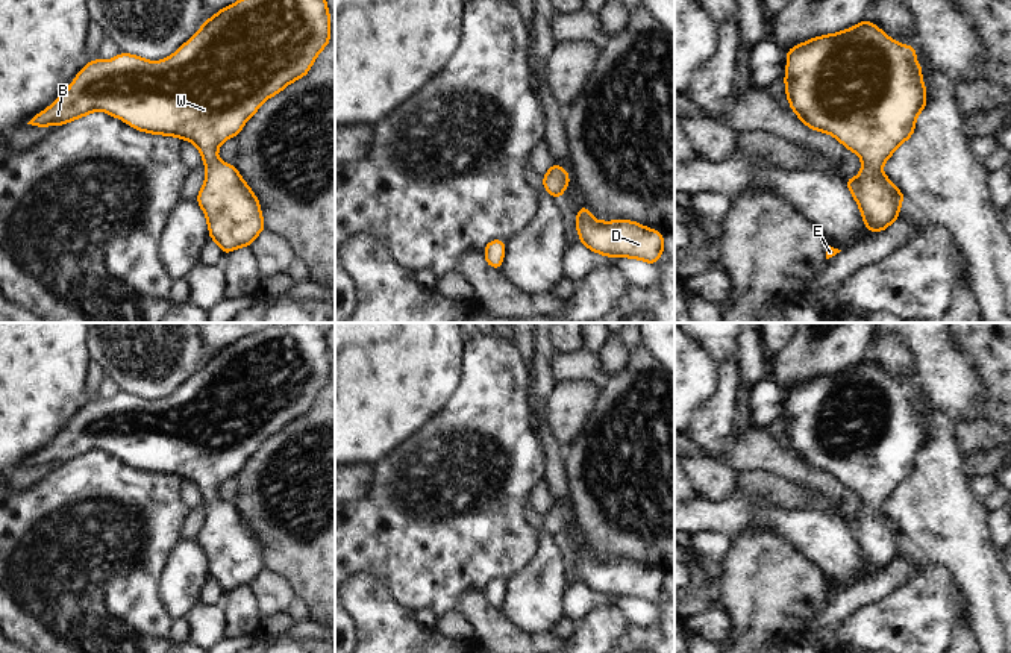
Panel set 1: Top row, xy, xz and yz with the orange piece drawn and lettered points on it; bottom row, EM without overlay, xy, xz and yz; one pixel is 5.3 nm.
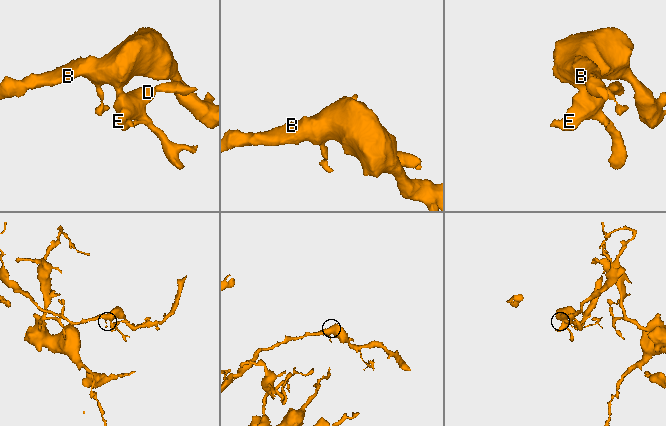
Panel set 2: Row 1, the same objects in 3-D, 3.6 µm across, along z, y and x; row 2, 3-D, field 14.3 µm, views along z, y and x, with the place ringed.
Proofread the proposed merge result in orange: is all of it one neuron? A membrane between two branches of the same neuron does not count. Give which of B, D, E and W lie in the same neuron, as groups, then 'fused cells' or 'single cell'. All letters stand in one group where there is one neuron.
B D E W | single cell

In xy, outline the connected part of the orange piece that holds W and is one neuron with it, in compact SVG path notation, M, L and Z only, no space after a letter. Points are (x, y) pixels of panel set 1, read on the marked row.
M238 0L208 18L200 30L167 59L150 62L141 56L121 52L109 61L88 62L65 92L27 124L38 127L62 126L94 111L105 111L139 132L191 141L200 150L206 168L206 179L197 195L197 203L206 214L209 238L227 255L235 248L249 247L265 229L265 223L256 195L235 165L217 158L218 147L223 141L236 136L267 98L305 77L329 39L330 15L326 0Z

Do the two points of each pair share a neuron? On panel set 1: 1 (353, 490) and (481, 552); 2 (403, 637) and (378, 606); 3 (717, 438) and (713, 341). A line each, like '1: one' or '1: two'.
1: two
2: one
3: one

